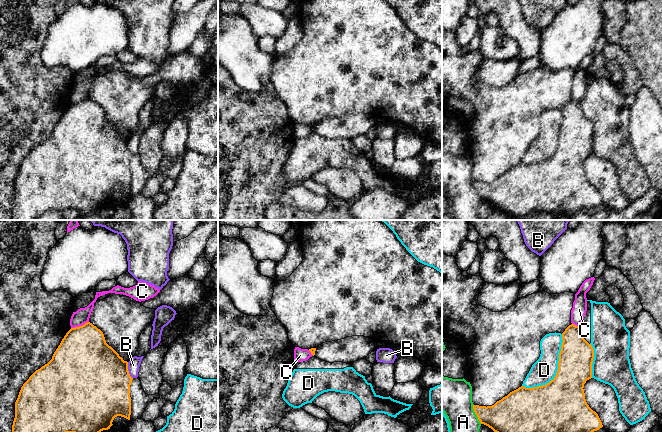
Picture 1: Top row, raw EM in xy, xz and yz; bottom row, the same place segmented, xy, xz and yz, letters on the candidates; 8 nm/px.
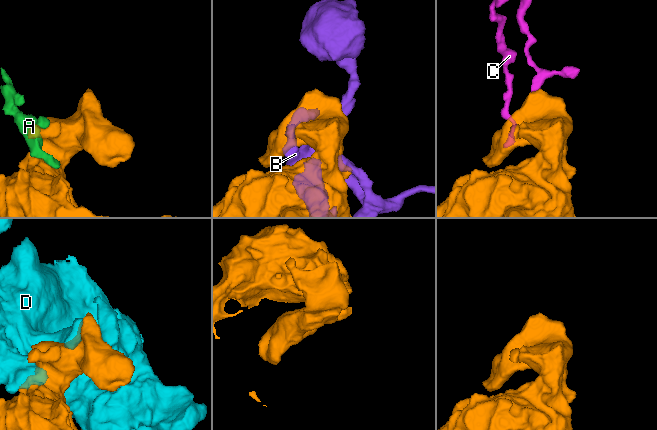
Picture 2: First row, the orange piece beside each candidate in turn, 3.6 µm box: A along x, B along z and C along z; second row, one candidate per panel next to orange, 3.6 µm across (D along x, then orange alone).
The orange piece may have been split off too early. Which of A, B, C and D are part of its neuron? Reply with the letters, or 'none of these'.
none of these

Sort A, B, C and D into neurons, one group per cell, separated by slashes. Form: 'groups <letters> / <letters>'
groups A B / C / D

